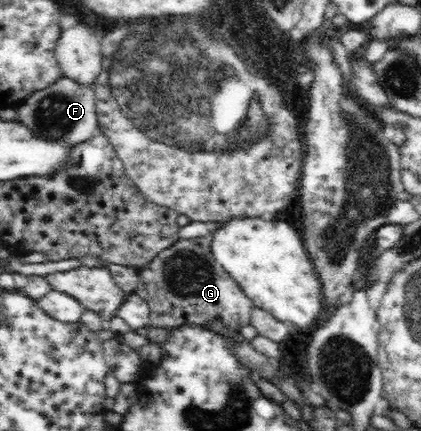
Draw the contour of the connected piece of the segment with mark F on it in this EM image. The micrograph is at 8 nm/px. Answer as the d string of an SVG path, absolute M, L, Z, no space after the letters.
M61 76L57 83L27 98L16 110L17 122L29 126L31 134L45 140L63 140L69 147L87 142L99 134L95 86L81 85L66 76Z

